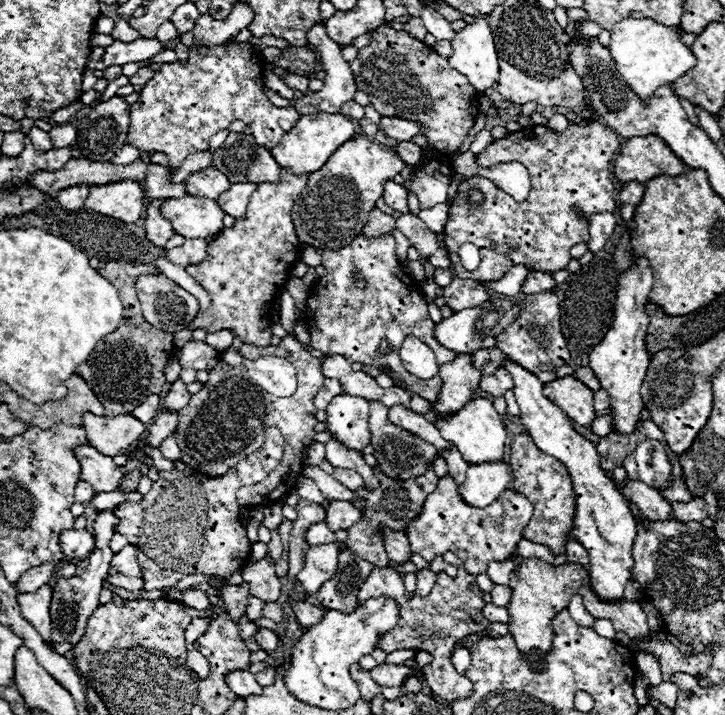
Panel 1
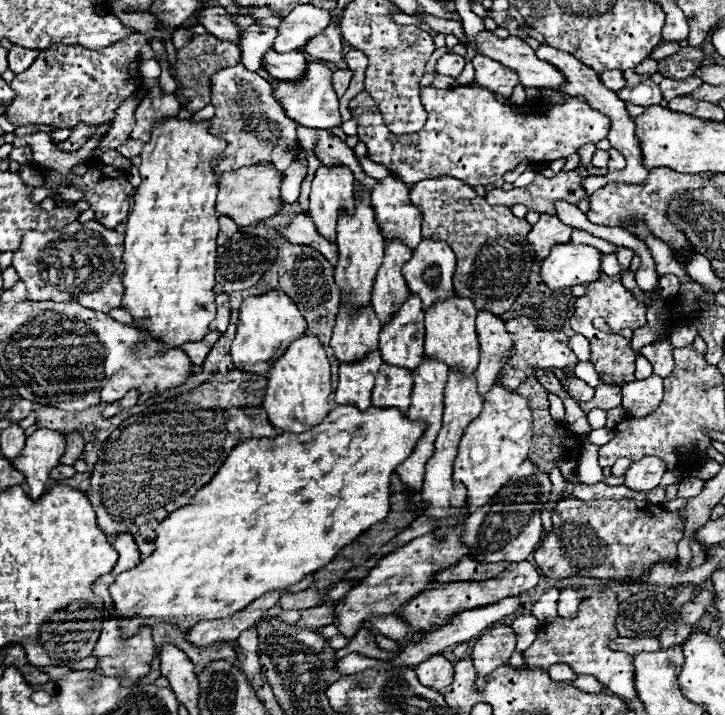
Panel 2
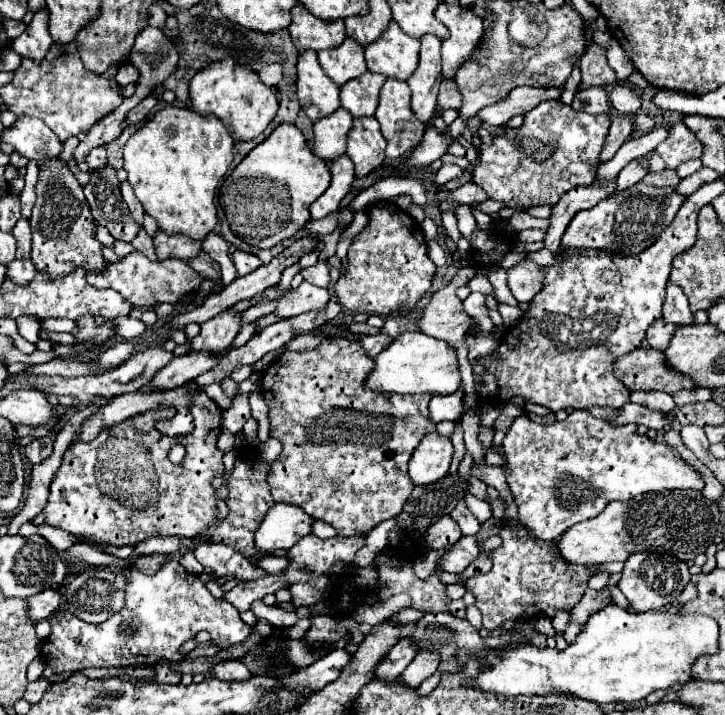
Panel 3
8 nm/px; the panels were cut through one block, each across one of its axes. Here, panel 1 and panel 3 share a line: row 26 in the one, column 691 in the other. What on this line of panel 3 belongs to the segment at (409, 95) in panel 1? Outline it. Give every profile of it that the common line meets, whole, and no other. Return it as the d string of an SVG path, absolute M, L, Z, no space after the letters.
M636 348L614 362L616 376L630 390L662 390L674 396L680 390L694 390L696 384L664 364L664 352L654 348Z

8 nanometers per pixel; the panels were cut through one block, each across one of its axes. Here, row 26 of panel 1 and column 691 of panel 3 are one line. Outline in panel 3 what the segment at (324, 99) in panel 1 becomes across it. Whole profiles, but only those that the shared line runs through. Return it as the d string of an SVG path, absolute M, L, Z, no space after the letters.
M668 280L666 284L666 300L664 300L664 320L672 324L694 324L694 314L688 306L688 298L678 288L678 284L672 284Z

